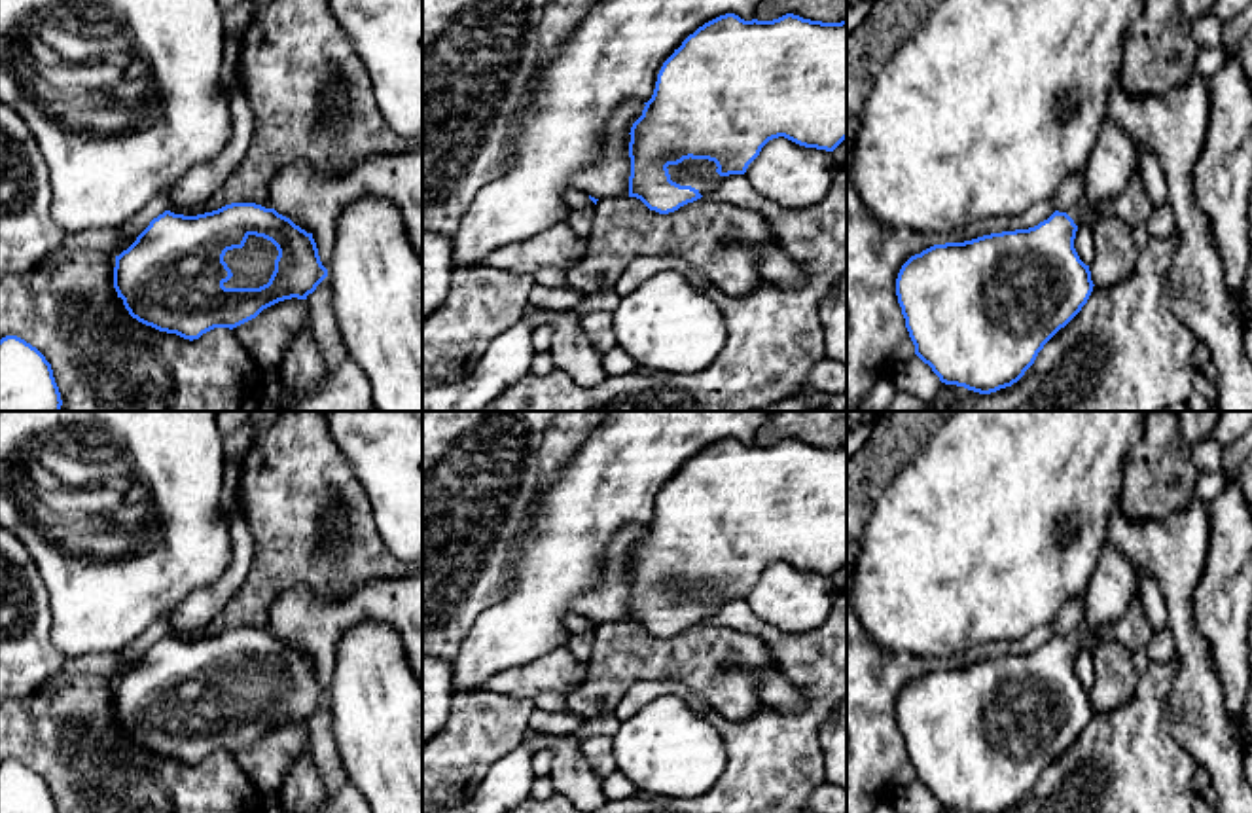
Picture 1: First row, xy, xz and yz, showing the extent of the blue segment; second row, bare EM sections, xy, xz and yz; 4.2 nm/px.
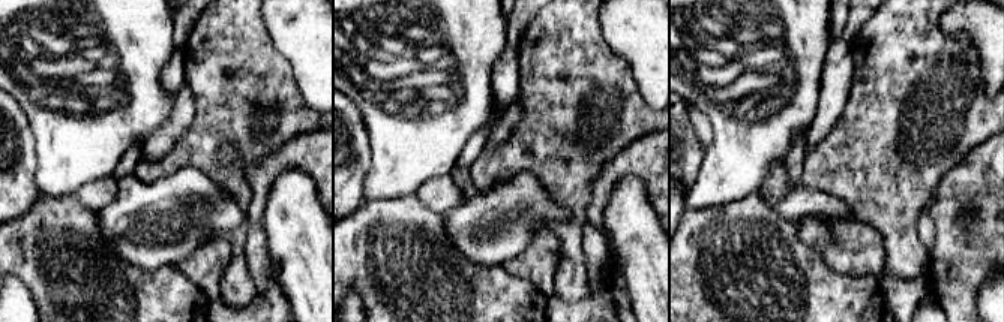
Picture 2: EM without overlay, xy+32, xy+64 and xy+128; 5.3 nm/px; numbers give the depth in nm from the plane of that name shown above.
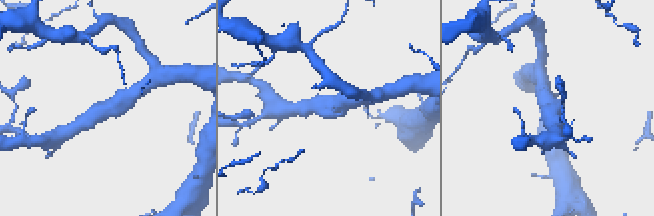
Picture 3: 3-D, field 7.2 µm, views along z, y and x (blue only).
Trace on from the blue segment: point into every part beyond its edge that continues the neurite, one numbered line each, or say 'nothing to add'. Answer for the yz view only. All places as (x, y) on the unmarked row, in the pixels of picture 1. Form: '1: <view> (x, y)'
1: yz (1114, 584)

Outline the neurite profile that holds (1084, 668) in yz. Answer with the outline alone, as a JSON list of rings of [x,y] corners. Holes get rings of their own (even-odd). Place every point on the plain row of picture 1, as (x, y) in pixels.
[[[1089,650],[1078,652],[1076,663],[1074,663],[1074,673],[1080,680],[1080,684],[1085,690],[1091,690],[1091,686],[1095,682],[1095,665],[1093,665],[1093,654]]]

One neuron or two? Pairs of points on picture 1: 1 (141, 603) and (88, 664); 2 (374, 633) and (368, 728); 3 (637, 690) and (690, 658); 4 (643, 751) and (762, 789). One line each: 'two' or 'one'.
1: two
2: one
3: two
4: two

